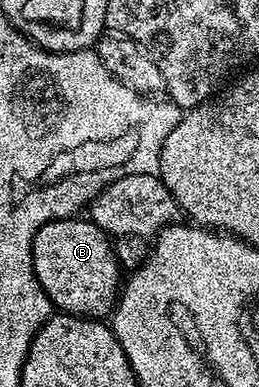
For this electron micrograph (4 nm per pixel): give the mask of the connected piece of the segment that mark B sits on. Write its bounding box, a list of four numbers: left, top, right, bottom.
[32,216,120,320]

